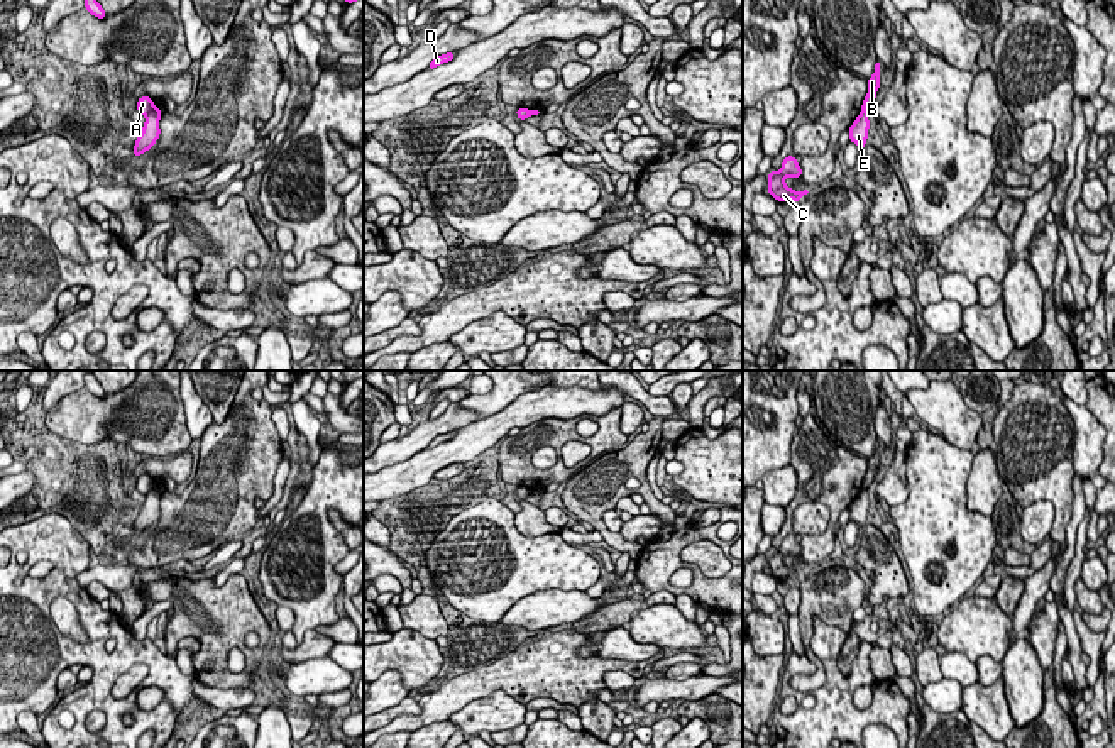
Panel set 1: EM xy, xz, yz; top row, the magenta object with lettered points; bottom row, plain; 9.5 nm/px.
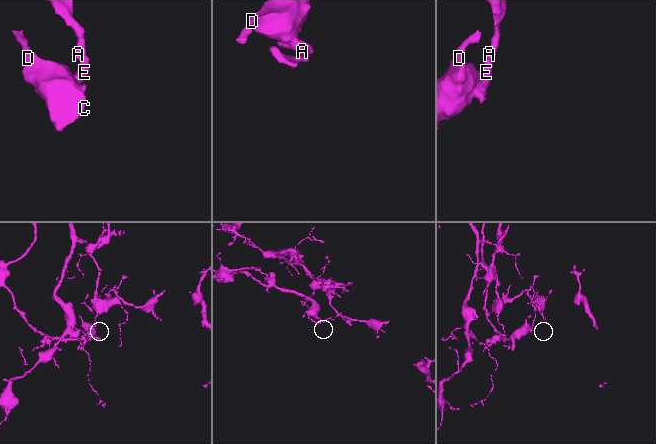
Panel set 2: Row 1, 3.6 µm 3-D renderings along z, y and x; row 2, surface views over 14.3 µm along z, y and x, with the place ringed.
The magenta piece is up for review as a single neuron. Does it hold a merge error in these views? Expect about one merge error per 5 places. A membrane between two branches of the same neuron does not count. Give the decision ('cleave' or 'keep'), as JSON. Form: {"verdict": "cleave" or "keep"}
{"verdict": "cleave"}

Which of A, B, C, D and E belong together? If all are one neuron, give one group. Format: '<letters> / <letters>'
A B / C D E

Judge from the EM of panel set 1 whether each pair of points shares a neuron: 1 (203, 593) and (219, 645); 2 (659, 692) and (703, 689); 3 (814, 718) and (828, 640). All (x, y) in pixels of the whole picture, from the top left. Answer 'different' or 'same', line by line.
1: same
2: same
3: same

